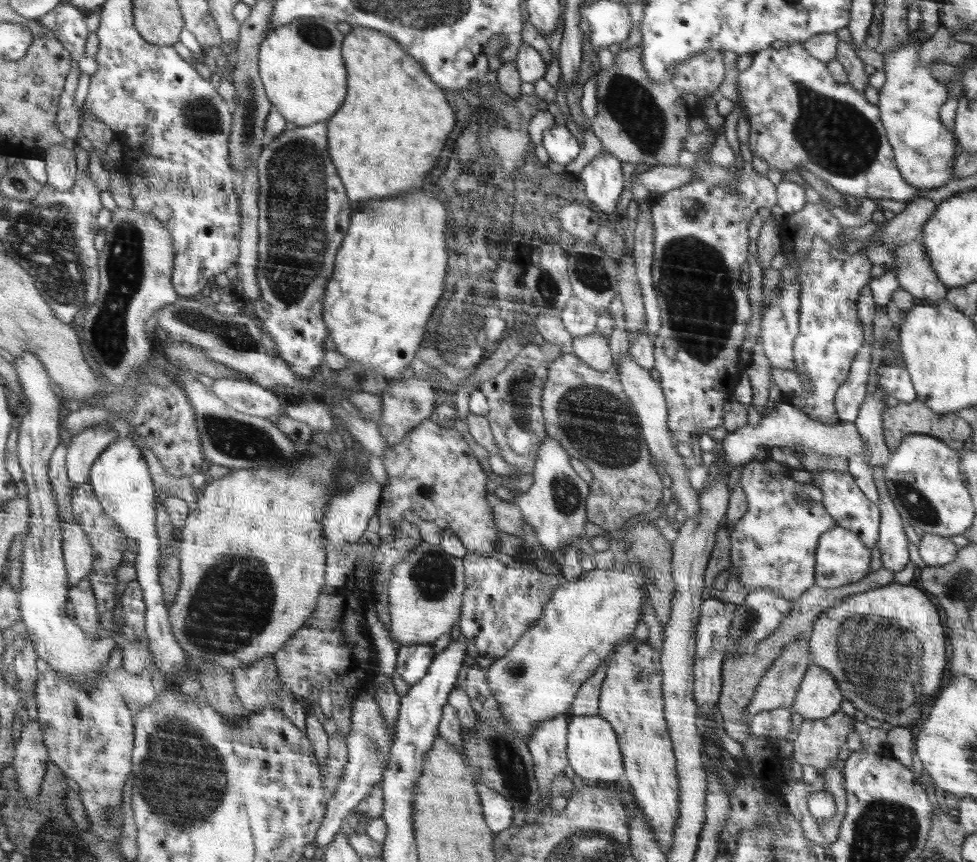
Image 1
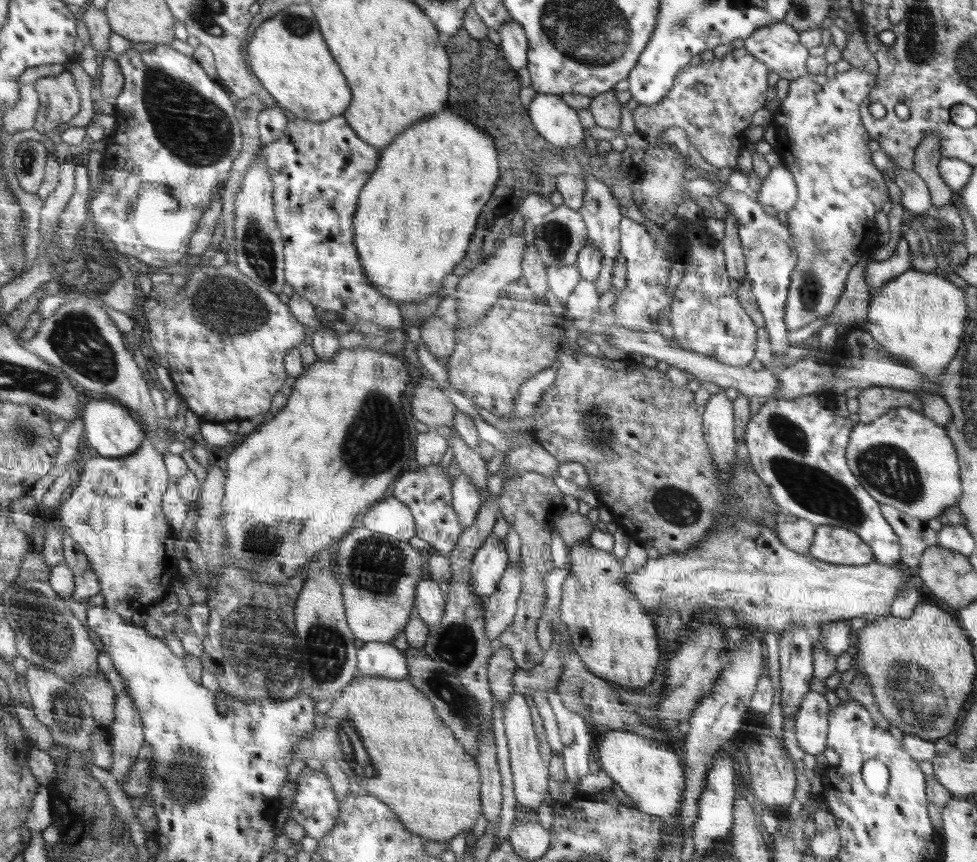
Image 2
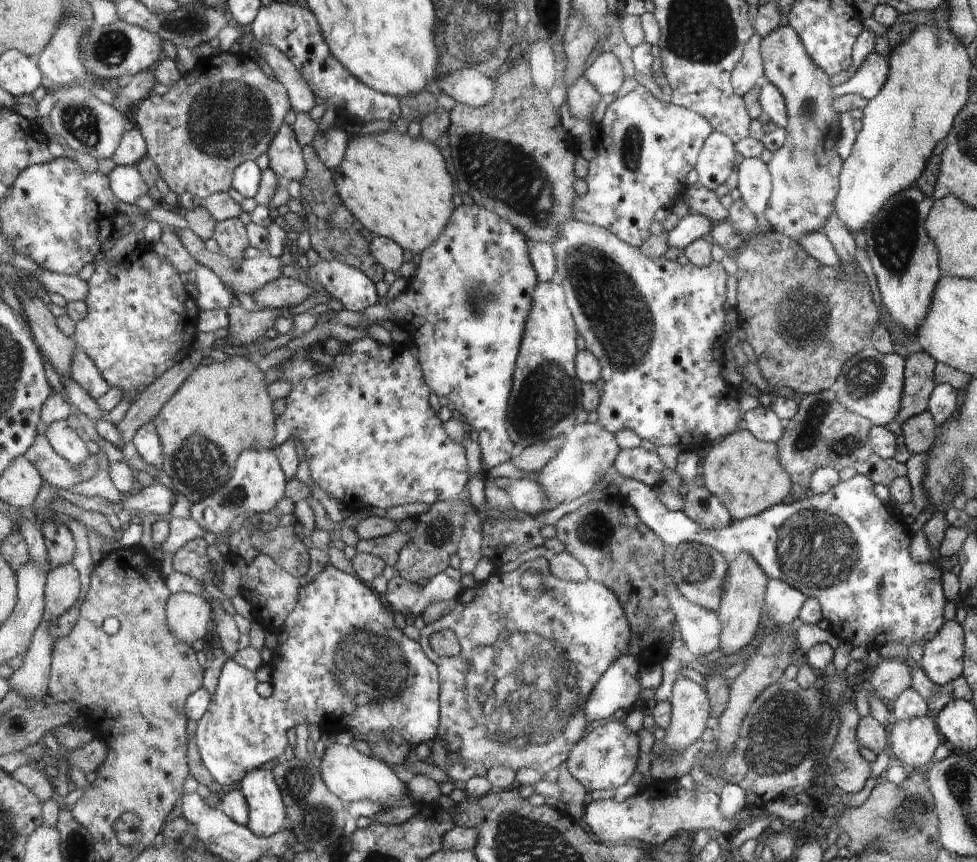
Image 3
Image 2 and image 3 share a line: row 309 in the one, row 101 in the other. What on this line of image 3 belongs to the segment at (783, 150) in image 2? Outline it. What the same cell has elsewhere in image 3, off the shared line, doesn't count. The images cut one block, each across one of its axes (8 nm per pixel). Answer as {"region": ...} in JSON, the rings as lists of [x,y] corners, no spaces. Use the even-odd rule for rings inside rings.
{"region":[[[778,26],[764,36],[760,52],[764,80],[782,92],[788,116],[785,141],[767,163],[771,193],[763,213],[771,229],[798,241],[804,234],[820,231],[835,212],[834,199],[843,164],[836,152],[841,137],[839,114],[832,106],[835,97],[831,76],[812,62],[792,26]]]}

